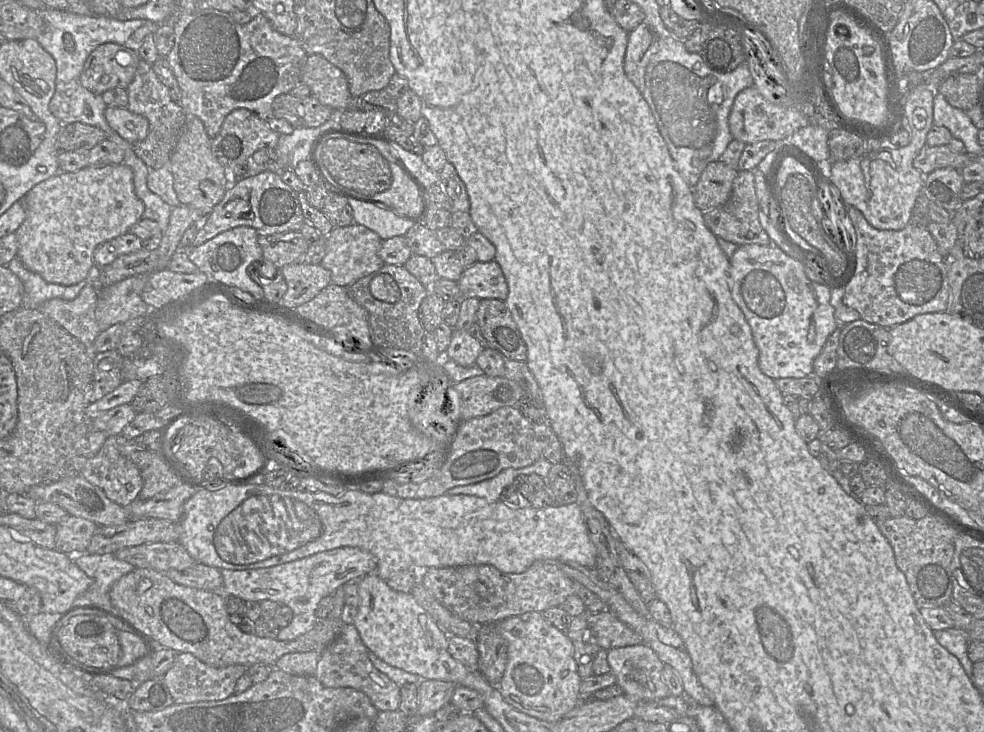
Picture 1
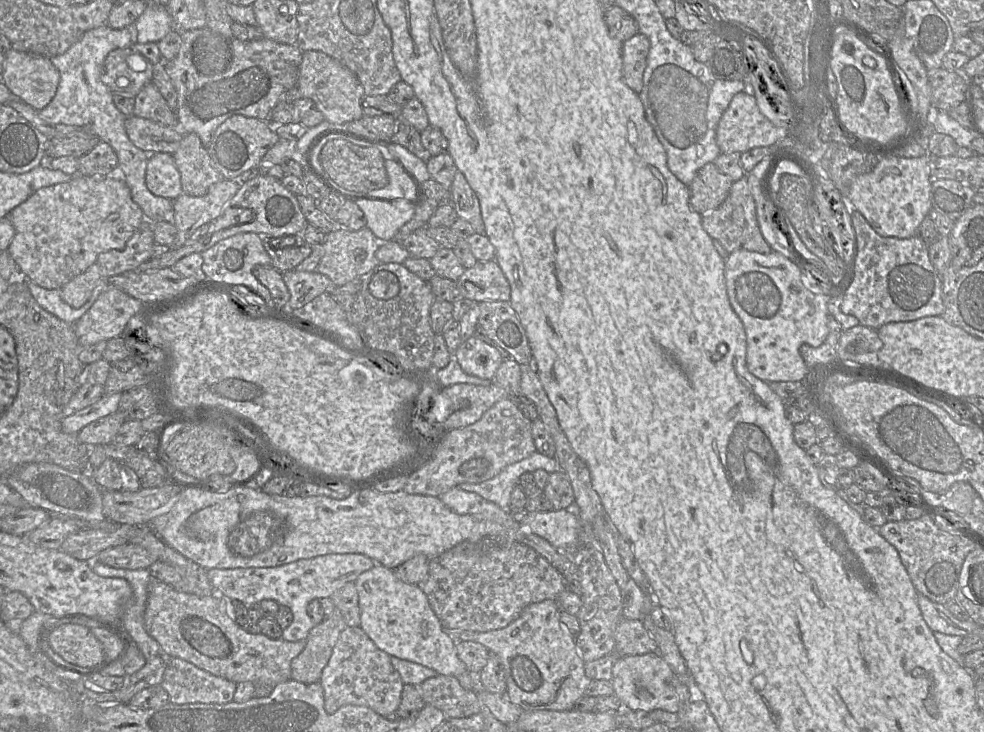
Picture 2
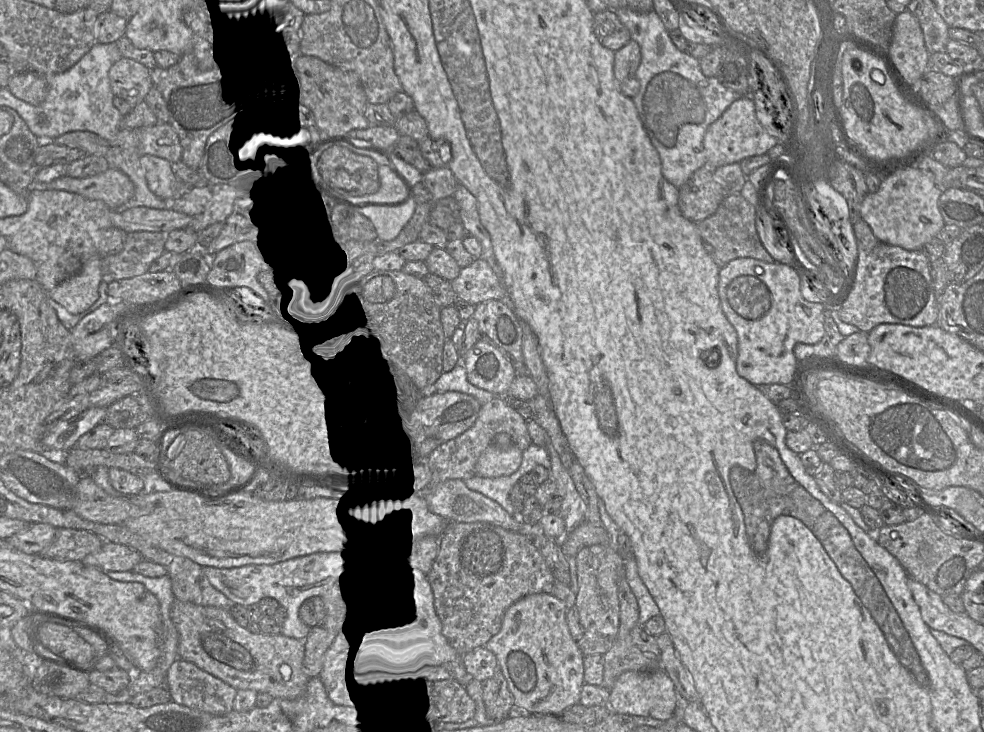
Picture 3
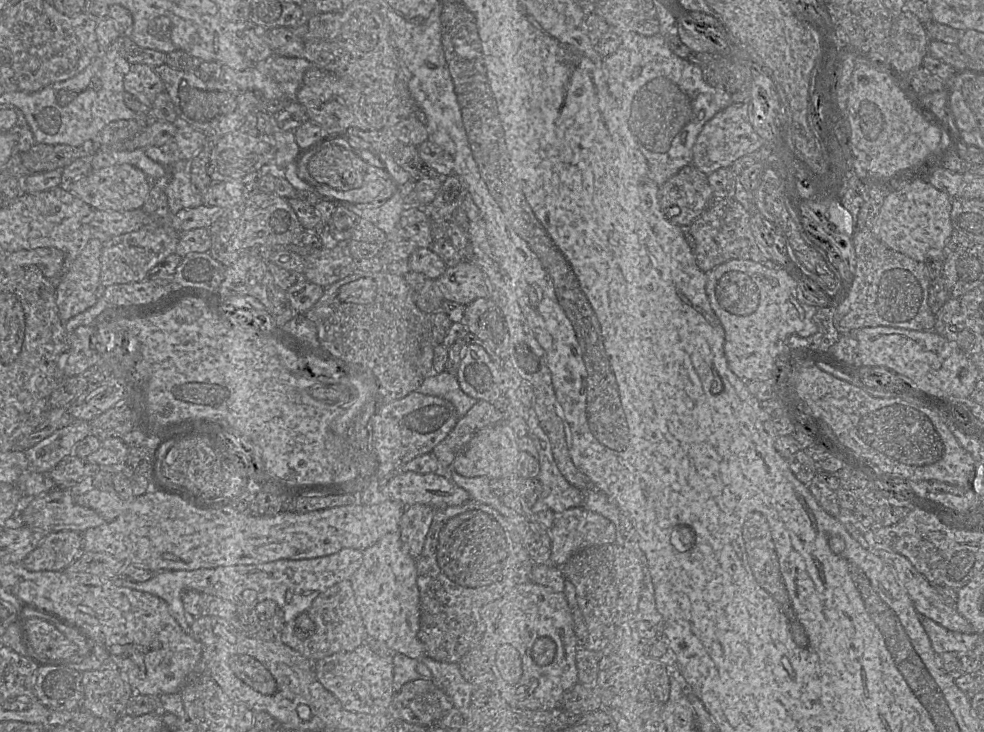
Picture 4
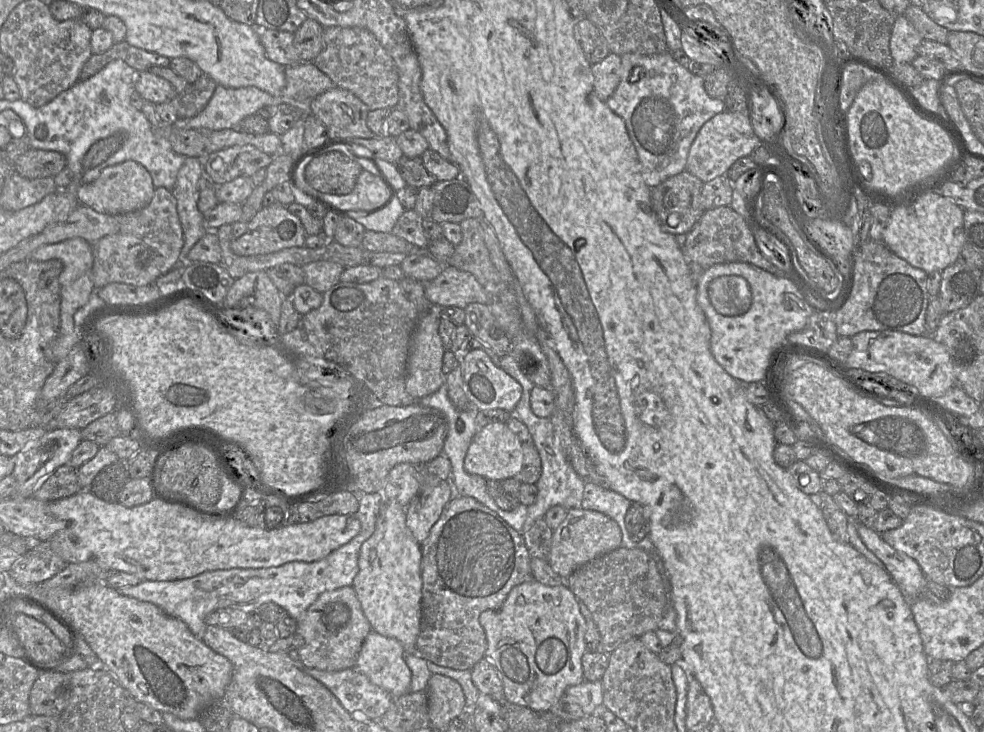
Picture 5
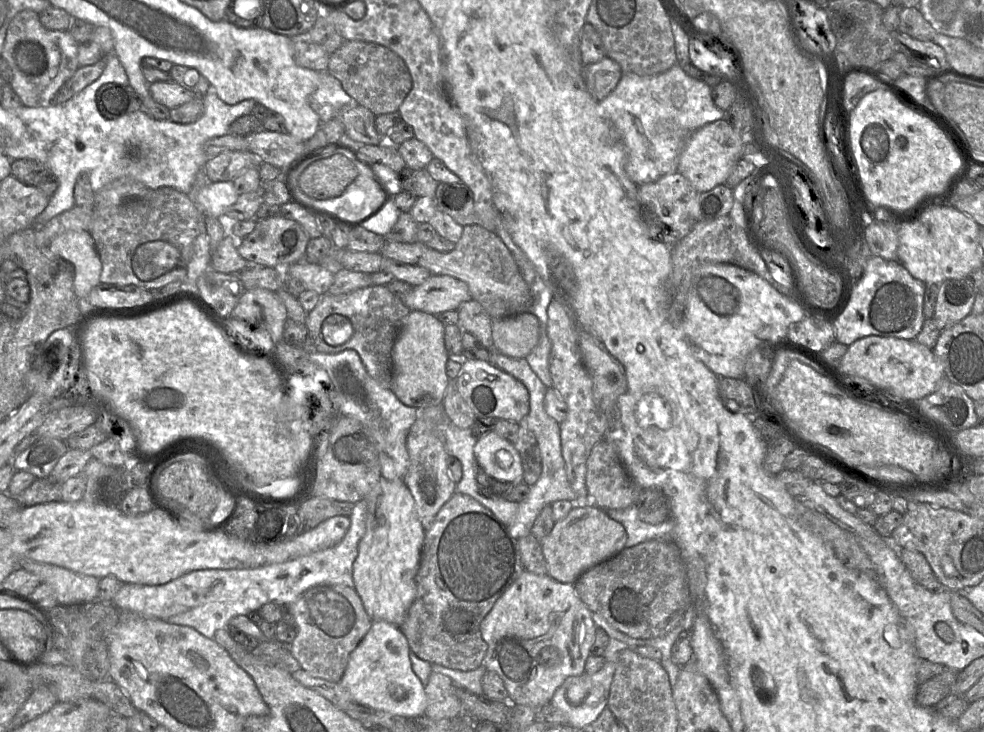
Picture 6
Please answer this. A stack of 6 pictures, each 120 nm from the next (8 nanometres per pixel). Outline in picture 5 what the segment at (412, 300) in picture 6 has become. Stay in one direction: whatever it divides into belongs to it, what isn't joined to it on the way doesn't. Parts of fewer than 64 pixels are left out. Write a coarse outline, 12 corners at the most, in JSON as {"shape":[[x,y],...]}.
{"shape":[[444,265],[425,284],[435,308],[490,303],[469,272]]}

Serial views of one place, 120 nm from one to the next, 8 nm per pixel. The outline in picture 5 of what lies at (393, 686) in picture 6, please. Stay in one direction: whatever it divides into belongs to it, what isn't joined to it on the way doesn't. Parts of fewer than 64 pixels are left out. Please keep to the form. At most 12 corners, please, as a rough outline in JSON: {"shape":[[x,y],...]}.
{"shape":[[372,630],[355,668],[395,699],[412,674],[398,640]]}

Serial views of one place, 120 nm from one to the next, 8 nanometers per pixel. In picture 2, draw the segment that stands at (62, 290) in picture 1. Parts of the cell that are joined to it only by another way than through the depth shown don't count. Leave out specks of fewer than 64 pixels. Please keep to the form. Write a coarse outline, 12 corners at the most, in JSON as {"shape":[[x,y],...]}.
{"shape":[[25,282],[44,310],[75,324],[108,286],[94,288],[83,306],[74,308],[62,299],[60,289],[45,289]]}

